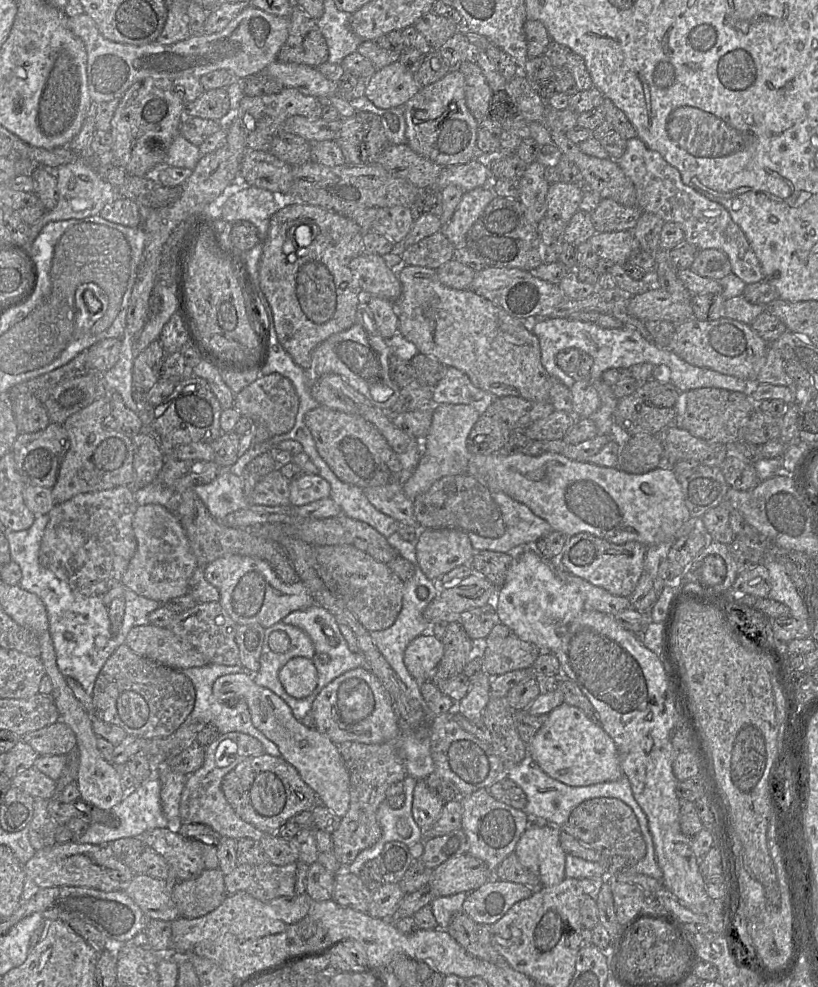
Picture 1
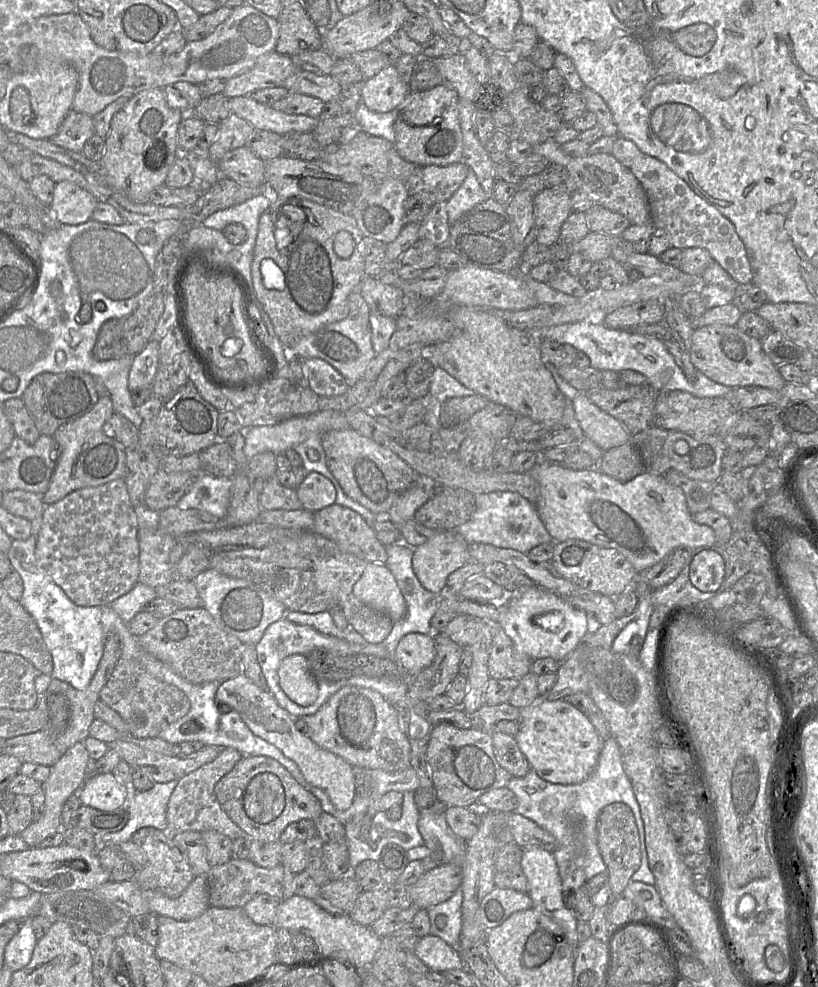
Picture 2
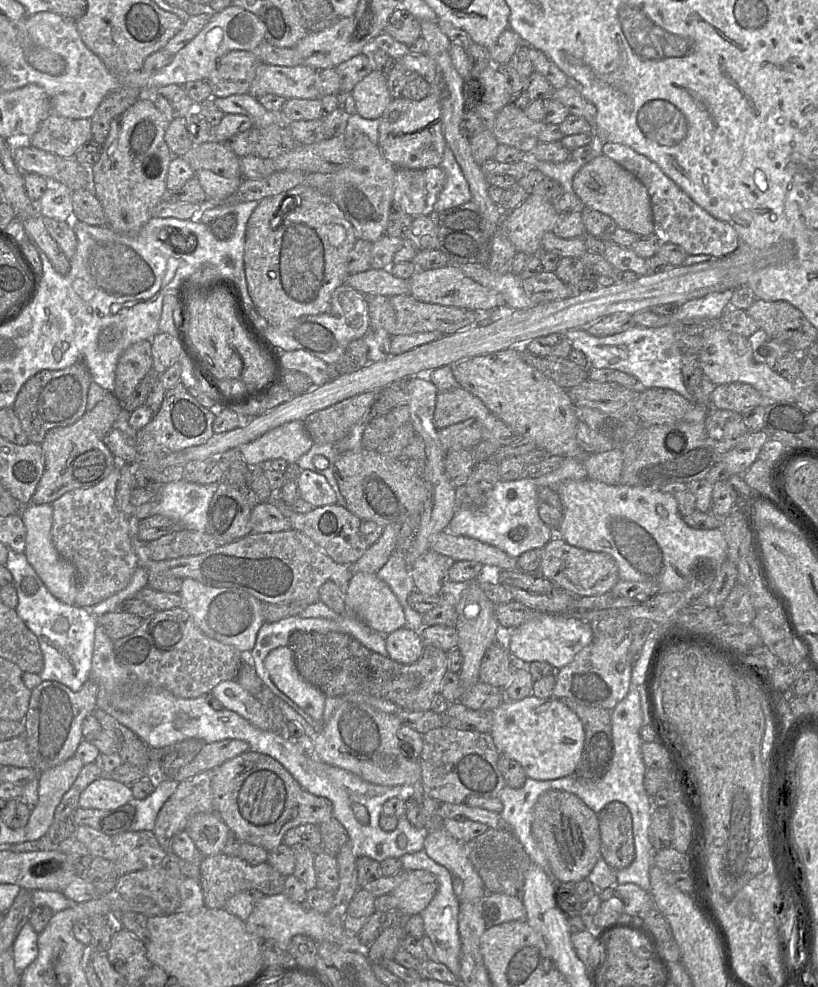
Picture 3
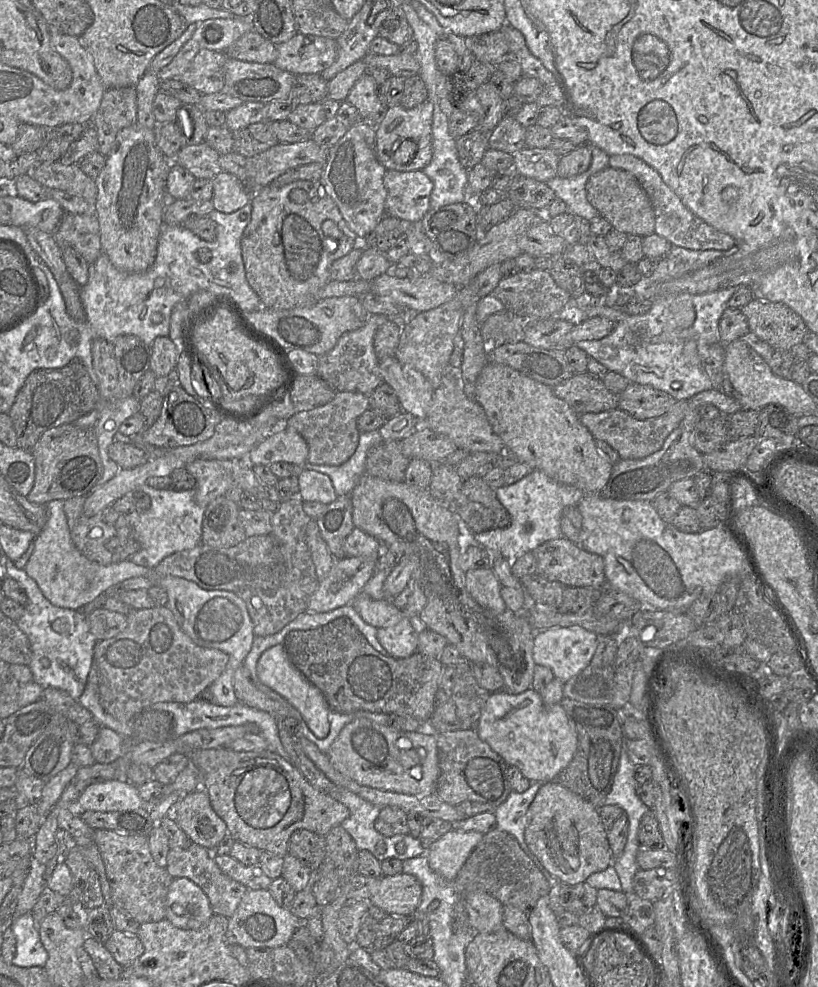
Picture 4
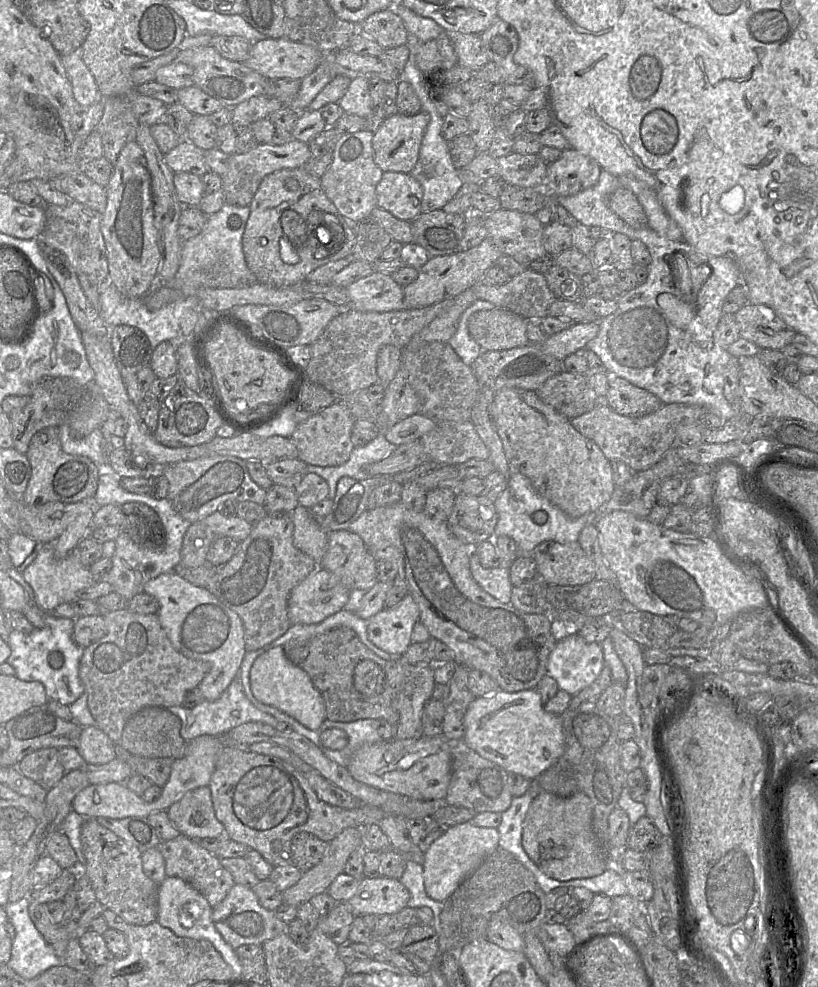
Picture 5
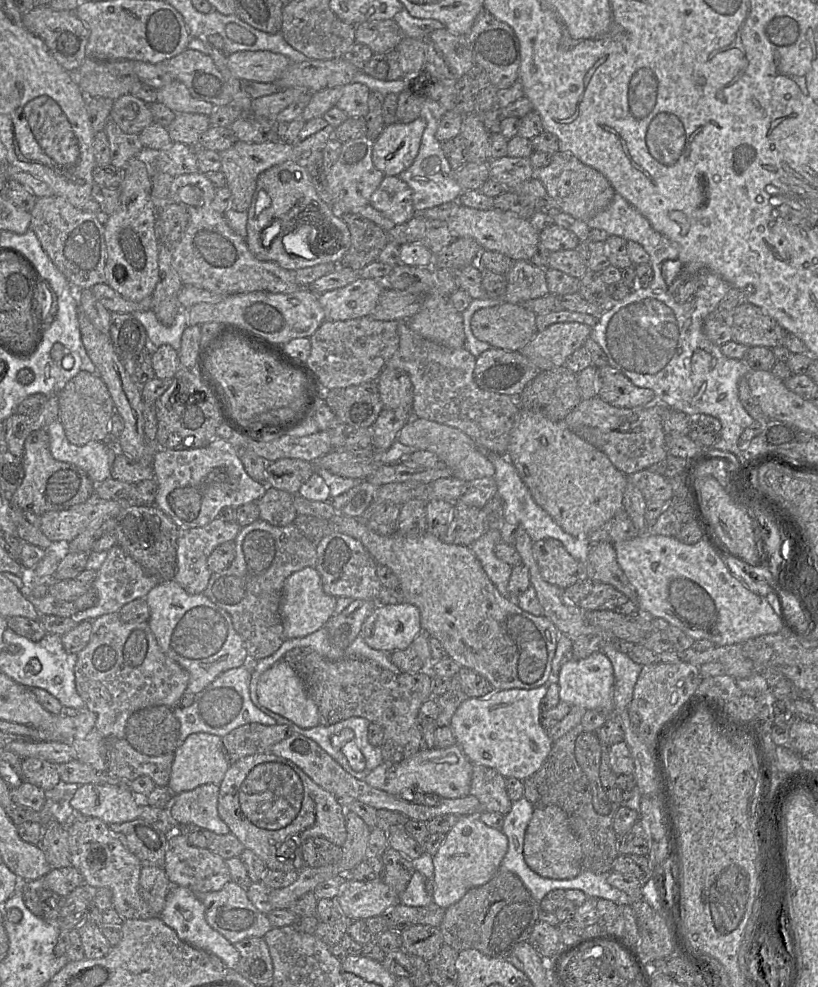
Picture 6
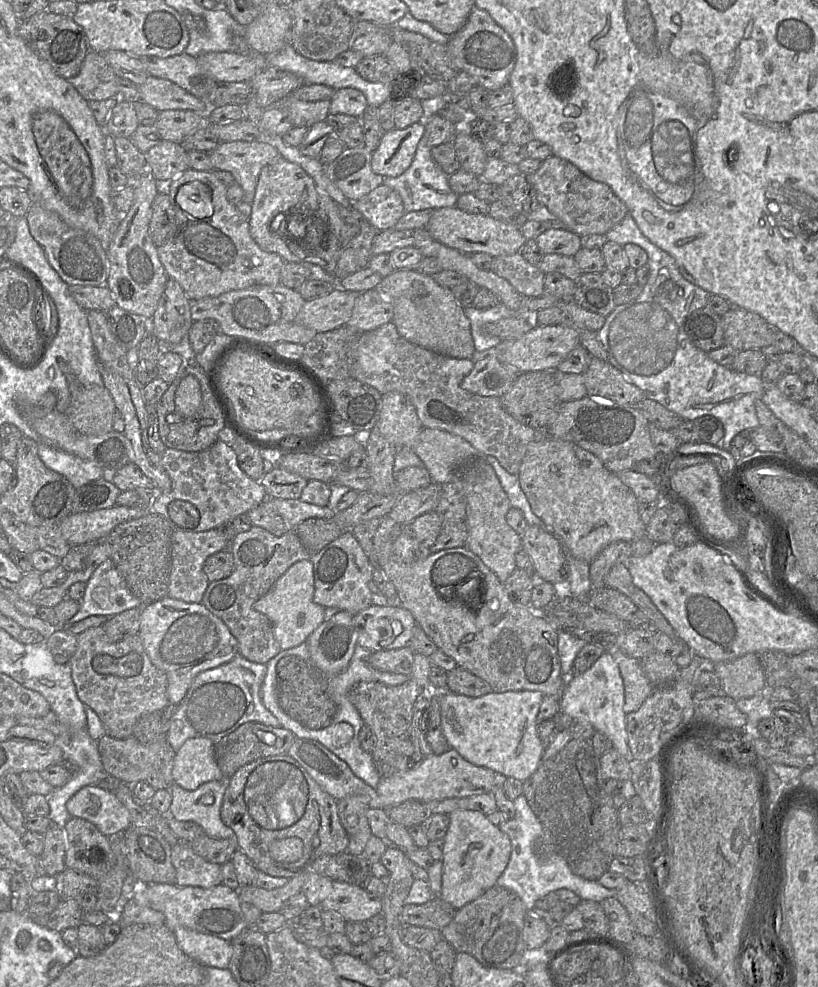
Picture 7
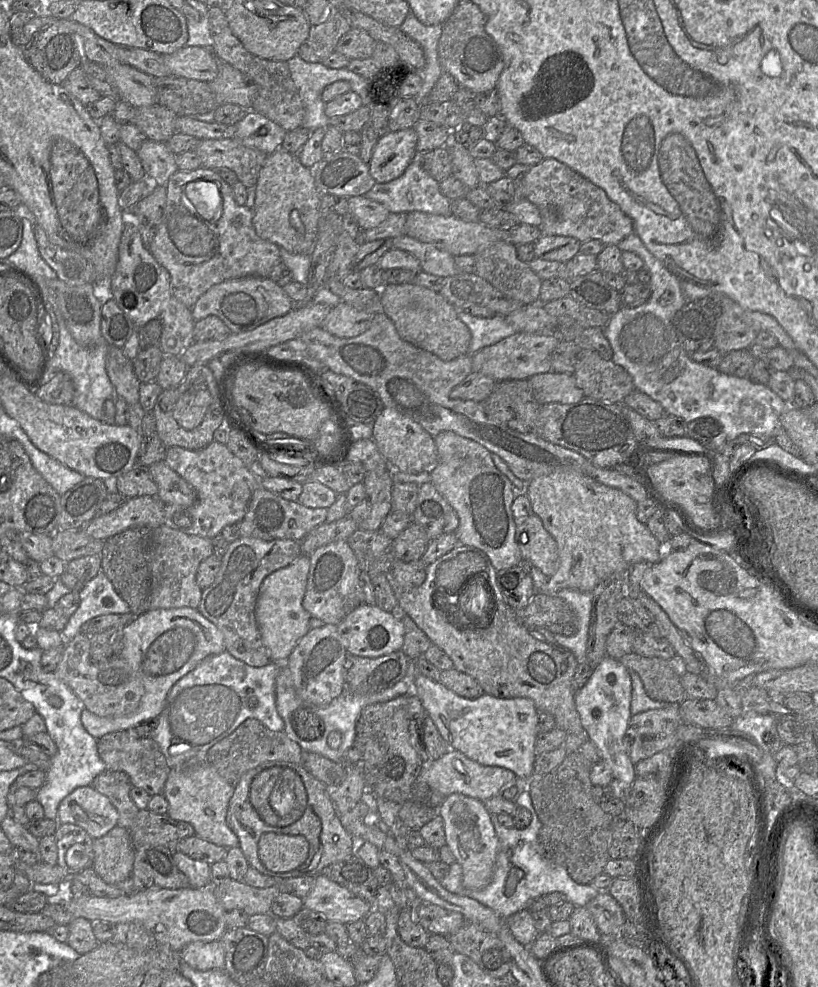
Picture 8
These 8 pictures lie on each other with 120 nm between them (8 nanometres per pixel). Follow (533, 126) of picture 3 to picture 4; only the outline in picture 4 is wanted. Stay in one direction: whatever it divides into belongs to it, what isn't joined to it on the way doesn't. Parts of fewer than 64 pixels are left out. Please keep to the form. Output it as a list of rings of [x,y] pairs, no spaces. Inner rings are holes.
[[[504,115],[489,136],[489,147],[514,154],[525,146],[526,128],[513,116]]]

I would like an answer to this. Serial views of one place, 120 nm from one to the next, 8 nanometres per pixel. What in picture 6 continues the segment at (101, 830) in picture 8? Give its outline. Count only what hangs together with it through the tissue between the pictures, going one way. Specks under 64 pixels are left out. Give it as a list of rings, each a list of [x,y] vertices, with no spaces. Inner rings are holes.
[[[80,785],[71,807],[83,816],[95,817],[107,825],[120,824],[140,818],[140,801],[131,789],[109,785]]]

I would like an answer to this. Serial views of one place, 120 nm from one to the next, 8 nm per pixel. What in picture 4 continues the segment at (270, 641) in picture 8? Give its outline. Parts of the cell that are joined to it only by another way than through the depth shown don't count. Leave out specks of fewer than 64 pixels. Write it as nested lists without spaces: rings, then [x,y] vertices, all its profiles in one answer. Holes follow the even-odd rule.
[[[345,557],[335,563],[311,596],[307,612],[326,613],[351,604],[378,567],[376,558]]]

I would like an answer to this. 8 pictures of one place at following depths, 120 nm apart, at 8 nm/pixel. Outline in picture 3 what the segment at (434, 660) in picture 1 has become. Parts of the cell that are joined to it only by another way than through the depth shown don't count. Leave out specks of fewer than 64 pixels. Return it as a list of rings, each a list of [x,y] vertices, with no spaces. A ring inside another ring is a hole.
[[[399,628],[385,635],[388,657],[401,664],[413,664],[422,656],[425,642],[420,632]]]

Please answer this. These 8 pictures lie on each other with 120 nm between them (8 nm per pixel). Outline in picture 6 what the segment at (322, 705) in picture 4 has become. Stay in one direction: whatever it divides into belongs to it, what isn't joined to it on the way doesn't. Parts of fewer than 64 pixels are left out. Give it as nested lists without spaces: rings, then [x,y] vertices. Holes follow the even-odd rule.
[[[283,660],[265,671],[257,685],[260,703],[301,728],[319,725],[318,709],[295,671]]]

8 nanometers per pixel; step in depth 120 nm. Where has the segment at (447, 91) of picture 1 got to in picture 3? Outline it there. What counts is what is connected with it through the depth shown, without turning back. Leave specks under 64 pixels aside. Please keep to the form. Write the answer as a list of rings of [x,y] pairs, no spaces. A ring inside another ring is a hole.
[[[435,94],[413,101],[393,98],[380,118],[378,147],[382,156],[396,168],[425,169],[440,166],[447,147],[441,123],[441,108]]]

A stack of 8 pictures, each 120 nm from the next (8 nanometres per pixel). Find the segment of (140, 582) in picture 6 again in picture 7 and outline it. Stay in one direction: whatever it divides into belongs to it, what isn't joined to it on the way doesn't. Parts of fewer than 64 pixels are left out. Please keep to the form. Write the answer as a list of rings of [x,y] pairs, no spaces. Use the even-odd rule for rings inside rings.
[[[110,558],[95,569],[79,602],[80,610],[68,621],[68,625],[89,616],[113,617],[134,607],[142,607]]]

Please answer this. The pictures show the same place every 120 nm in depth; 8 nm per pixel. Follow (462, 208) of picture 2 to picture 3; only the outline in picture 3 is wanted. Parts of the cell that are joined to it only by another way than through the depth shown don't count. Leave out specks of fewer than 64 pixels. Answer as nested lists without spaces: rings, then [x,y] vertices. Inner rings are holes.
[[[447,146],[440,167],[446,174],[446,180],[433,211],[441,212],[453,208],[471,200],[468,183],[462,170],[455,159],[454,153]]]

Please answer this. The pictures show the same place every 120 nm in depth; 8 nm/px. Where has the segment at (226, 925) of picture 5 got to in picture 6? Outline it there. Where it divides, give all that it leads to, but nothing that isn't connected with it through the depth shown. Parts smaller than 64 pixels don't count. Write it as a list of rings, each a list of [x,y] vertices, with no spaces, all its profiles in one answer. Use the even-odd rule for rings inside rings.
[[[229,881],[218,891],[196,894],[204,905],[205,918],[210,927],[235,944],[251,937],[263,938],[273,927],[267,917],[250,902],[246,889]]]

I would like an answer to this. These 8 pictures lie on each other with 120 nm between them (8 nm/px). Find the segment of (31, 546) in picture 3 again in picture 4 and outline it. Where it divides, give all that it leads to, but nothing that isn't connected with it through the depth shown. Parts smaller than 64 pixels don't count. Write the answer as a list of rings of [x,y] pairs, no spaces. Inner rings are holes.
[[[53,500],[46,504],[47,523],[35,536],[33,553],[24,568],[51,604],[79,610],[107,589],[129,578],[146,576],[151,571],[130,560],[102,566],[86,558],[72,542],[63,503],[62,500]]]

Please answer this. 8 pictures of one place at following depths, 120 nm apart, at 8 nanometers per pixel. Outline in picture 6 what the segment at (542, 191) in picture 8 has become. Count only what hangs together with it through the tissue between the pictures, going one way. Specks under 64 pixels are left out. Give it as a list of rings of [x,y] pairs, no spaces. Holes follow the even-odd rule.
[[[556,152],[548,166],[536,170],[535,177],[544,185],[561,212],[584,222],[588,222],[606,209],[616,193],[610,182],[599,171],[583,164],[570,152]]]

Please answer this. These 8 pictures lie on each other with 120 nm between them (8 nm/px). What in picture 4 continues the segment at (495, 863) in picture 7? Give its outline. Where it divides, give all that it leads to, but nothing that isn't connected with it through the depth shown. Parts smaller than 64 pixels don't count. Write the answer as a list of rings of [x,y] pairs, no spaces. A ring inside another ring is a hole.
[[[452,828],[425,852],[431,869],[447,881],[454,881],[471,851],[484,834]]]

